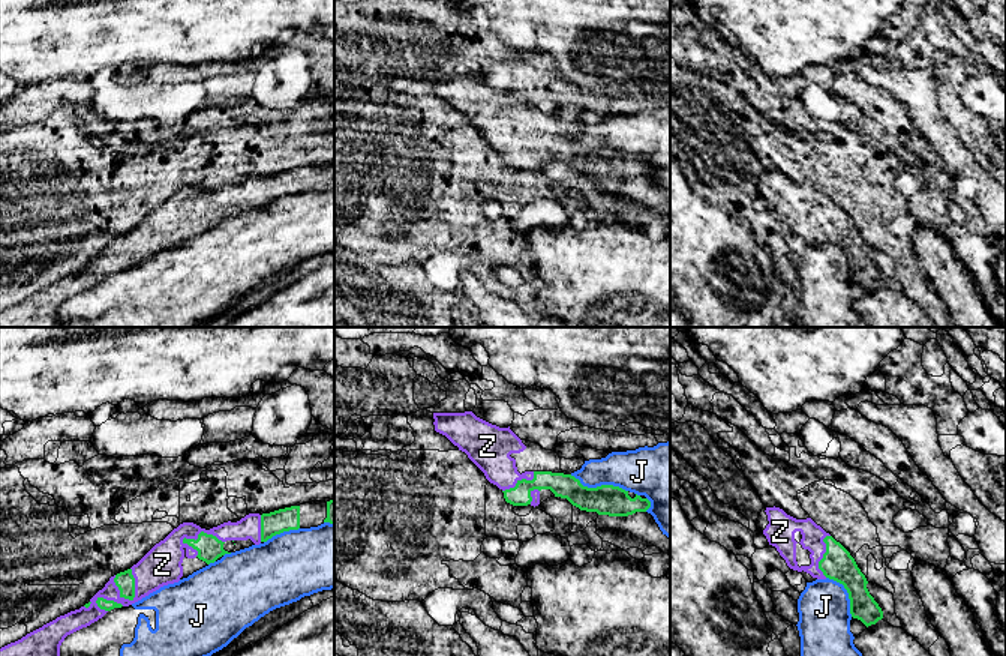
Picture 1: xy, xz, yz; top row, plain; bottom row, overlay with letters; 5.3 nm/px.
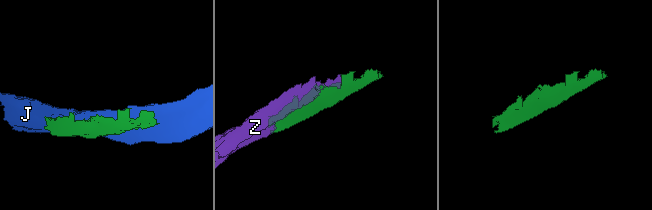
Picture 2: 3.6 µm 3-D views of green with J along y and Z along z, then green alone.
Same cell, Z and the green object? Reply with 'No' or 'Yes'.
Yes

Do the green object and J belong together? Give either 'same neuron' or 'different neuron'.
different neuron

